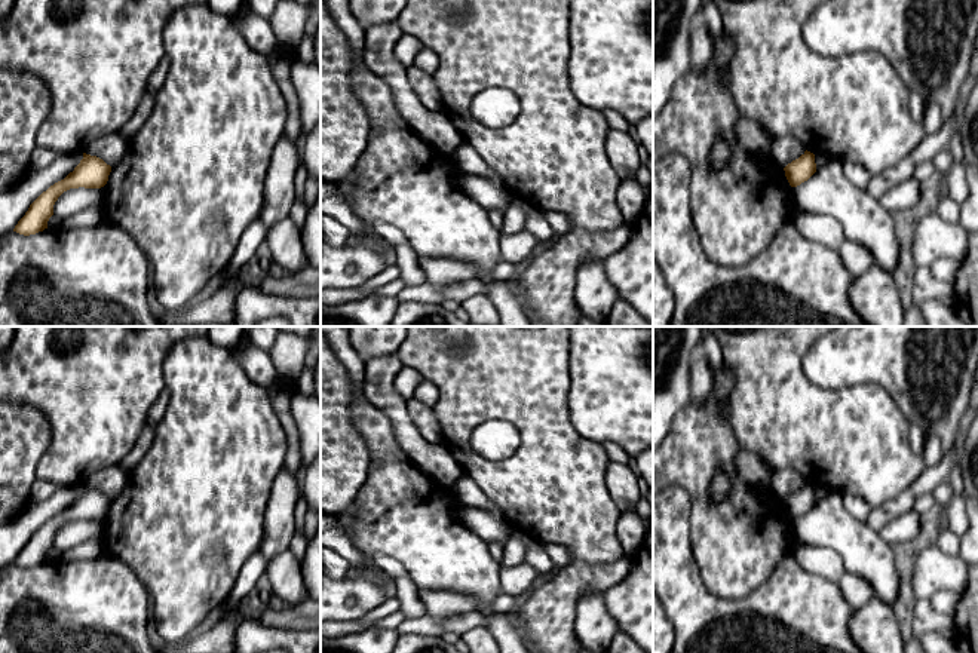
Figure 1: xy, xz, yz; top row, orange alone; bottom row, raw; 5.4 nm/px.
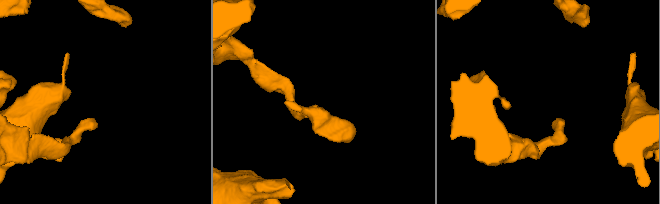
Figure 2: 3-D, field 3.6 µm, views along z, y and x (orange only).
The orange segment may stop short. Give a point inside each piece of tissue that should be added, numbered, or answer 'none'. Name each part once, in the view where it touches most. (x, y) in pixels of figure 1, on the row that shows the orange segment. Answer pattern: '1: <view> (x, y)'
none

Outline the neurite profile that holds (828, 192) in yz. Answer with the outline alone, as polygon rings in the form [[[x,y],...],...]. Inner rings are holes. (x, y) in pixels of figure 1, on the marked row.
[[[833,159],[816,171],[807,181],[792,187],[792,199],[800,212],[831,215],[844,232],[844,239],[862,245],[873,257],[876,266],[893,275],[898,266],[898,242],[895,221],[877,199],[864,188],[856,187],[843,172],[843,163]]]

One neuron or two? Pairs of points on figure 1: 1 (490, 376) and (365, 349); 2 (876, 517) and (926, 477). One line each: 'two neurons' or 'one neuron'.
1: two neurons
2: one neuron

